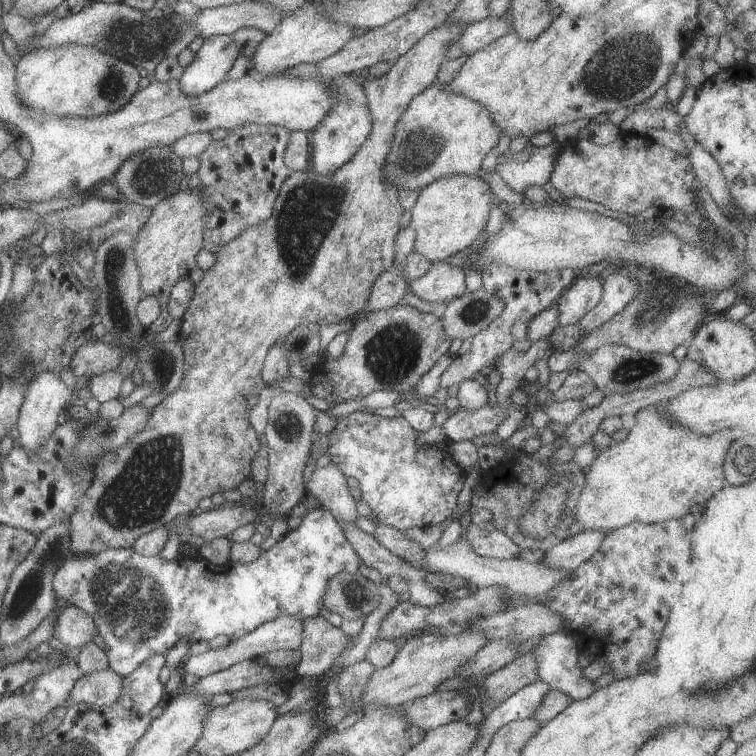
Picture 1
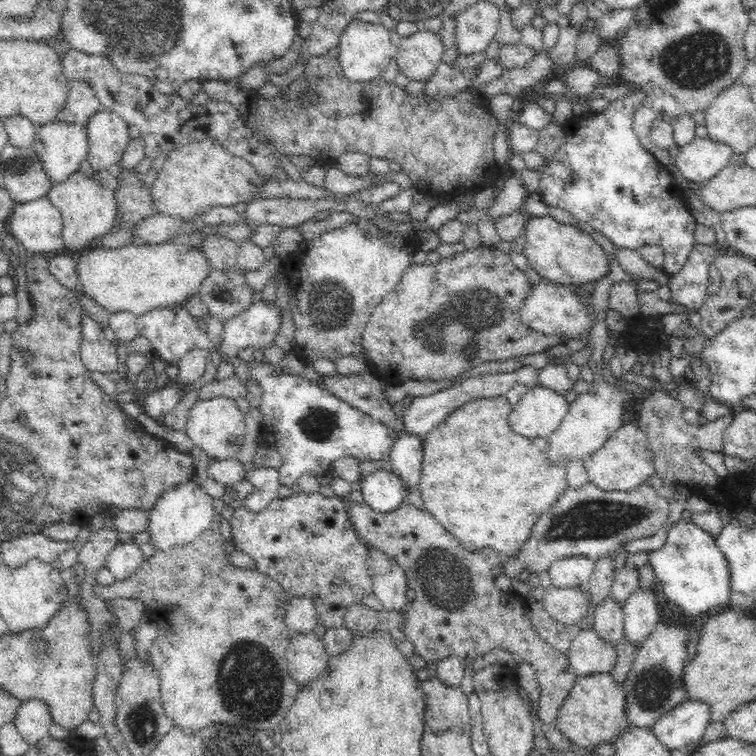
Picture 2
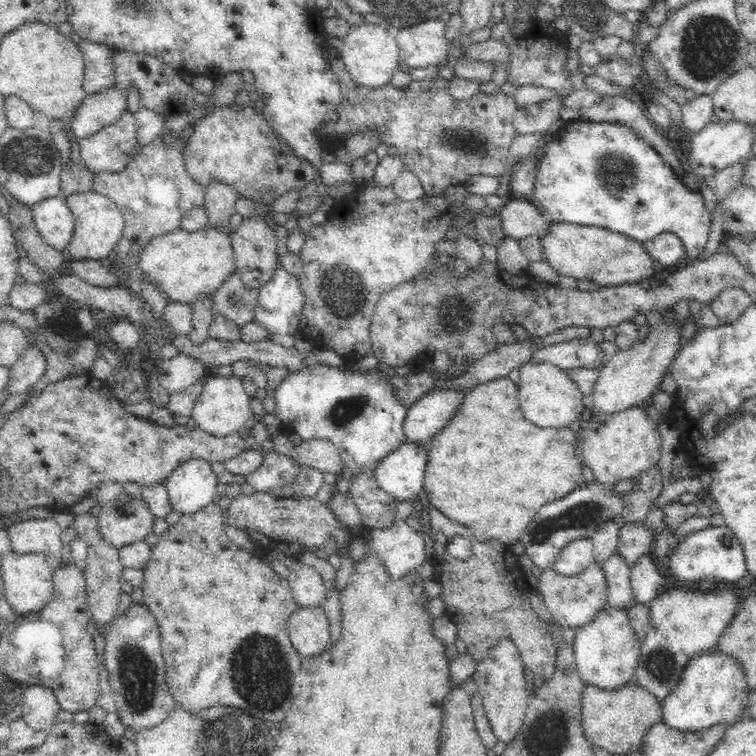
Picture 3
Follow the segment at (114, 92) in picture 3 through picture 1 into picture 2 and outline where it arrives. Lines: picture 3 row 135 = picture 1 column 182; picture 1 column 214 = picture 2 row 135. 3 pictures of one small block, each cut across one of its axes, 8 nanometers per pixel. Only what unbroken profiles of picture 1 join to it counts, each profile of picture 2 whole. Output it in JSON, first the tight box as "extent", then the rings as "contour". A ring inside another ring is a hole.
{"extent":[33,121,88,185],"contour":[[[50,121],[37,126],[35,131],[33,151],[42,162],[43,169],[52,185],[64,182],[69,175],[78,171],[80,162],[86,158],[88,152],[88,135],[86,135],[84,124]]]}

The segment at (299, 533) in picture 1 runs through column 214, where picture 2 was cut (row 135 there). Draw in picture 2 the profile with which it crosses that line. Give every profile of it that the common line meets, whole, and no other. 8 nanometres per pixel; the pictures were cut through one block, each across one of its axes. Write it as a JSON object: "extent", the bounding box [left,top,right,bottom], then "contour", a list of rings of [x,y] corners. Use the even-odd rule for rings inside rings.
{"extent":[539,90,697,275],"contour":[[[640,90],[636,94],[637,98],[628,96],[609,101],[606,110],[602,112],[572,116],[562,124],[566,139],[542,172],[539,195],[547,206],[563,209],[565,214],[572,215],[588,230],[601,232],[612,242],[611,246],[632,250],[646,245],[661,246],[665,252],[662,268],[669,275],[676,274],[682,270],[695,245],[694,231],[697,222],[686,203],[683,188],[676,183],[667,167],[640,145],[633,122],[637,103],[641,104],[646,95]]]}

